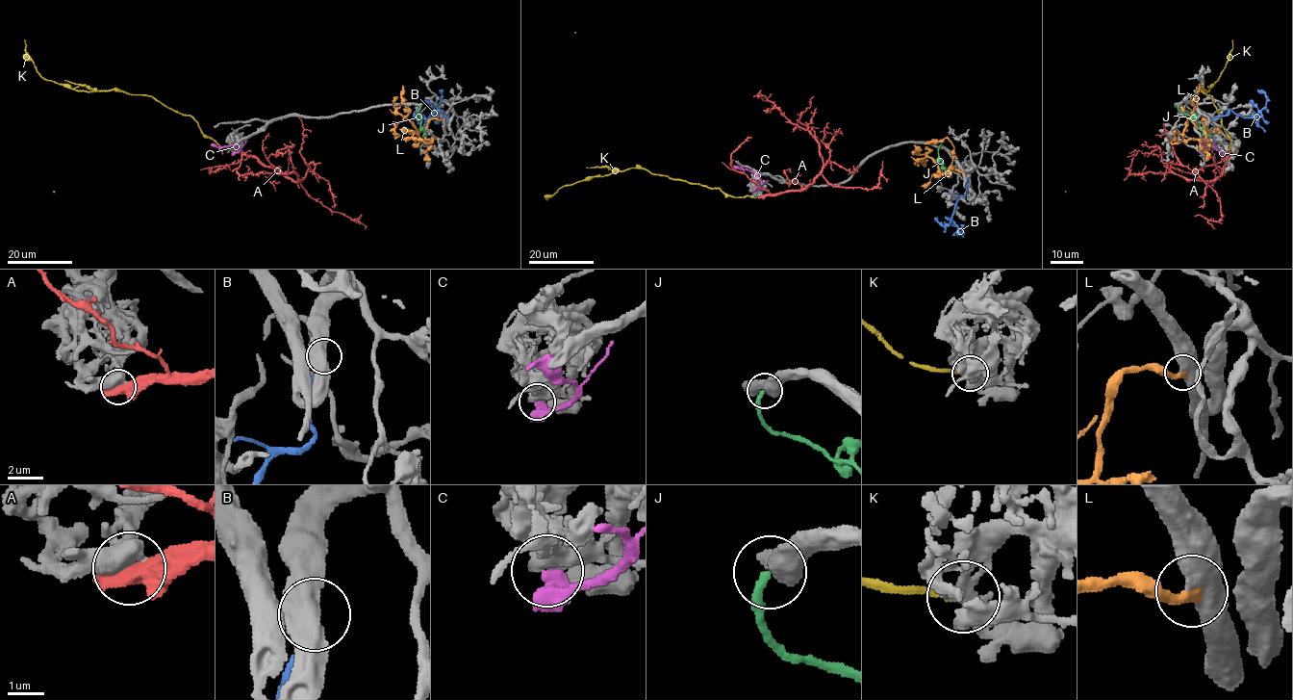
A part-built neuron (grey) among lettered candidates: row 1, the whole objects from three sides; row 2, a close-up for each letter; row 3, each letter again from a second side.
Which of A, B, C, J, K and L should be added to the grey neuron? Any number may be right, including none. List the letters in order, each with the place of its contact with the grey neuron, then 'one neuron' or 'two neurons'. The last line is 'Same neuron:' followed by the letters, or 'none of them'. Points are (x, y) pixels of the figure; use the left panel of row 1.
A: meets grey at (240, 151); two neurons
B: meets grey at (447, 118); two neurons
C: meets grey at (233, 151); two neurons
J: meets grey at (420, 105); two neurons
K: meets grey at (232, 148); two neurons
L: meets grey at (441, 119); one neuron
Same neuron: L

